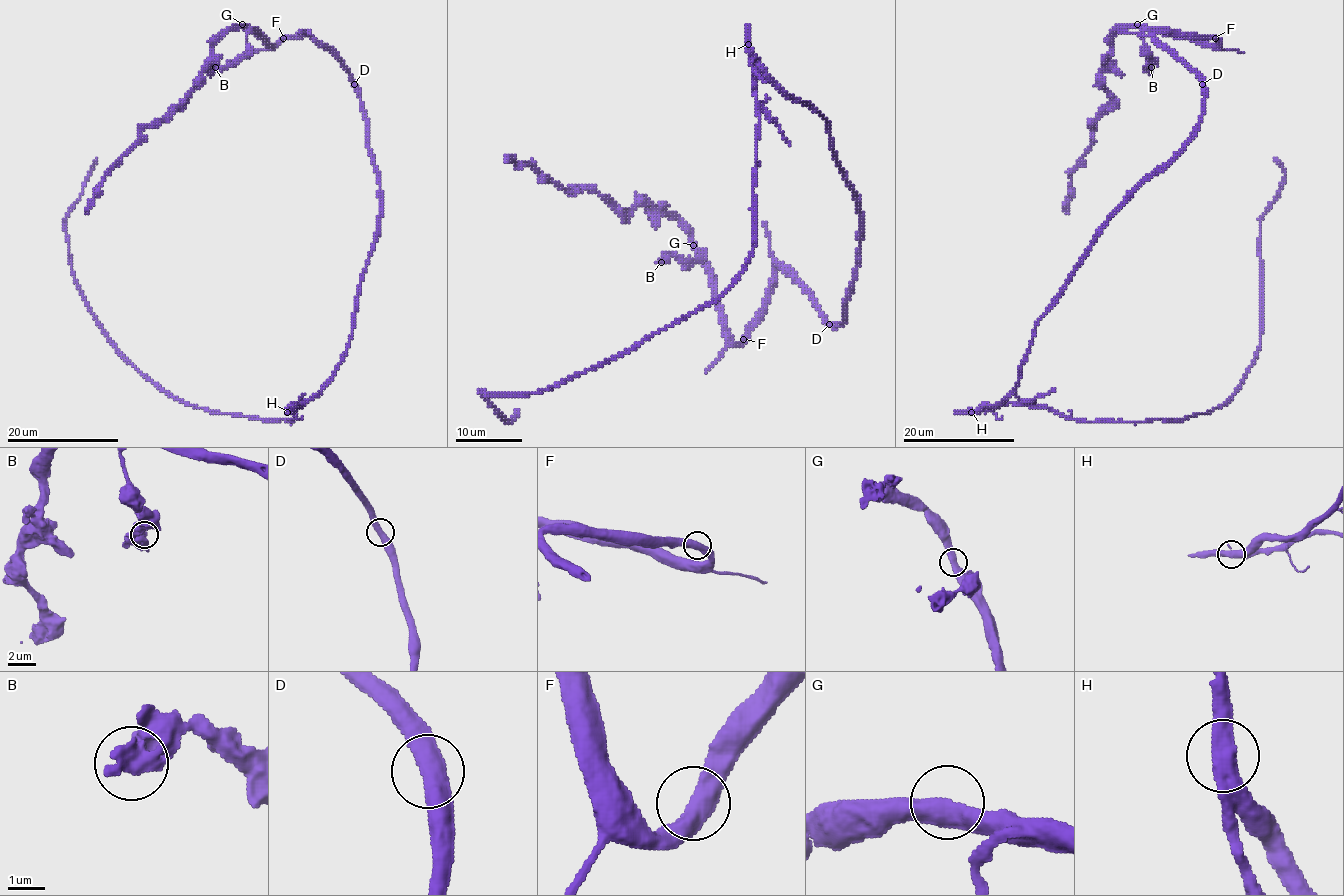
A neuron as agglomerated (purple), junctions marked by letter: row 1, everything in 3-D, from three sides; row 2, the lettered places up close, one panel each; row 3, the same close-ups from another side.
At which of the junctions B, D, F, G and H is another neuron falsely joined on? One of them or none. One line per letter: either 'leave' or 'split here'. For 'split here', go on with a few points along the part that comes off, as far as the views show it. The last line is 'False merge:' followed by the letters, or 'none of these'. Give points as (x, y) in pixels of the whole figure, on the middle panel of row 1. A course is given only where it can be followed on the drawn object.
B: leave
D: leave
F: leave
G: leave
H: leave
False merge: none of these

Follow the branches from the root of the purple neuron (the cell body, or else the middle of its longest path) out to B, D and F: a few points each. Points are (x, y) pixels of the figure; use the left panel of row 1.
B: (361, 281), (380, 186), (361, 93), (346, 67), (308, 32), (272, 45), (255, 29), (243, 56), (215, 67)
D: (361, 281), (378, 229), (380, 186), (368, 143), (368, 124), (361, 93), (354, 84)
F: (361, 281), (380, 211), (379, 177), (368, 143), (368, 124), (361, 93), (346, 67), (308, 32), (283, 38)

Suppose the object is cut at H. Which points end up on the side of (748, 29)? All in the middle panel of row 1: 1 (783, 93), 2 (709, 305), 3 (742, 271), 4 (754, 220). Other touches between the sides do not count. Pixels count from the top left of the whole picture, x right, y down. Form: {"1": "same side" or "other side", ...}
{"1": "same side", "2": "other side", "3": "other side", "4": "other side"}

